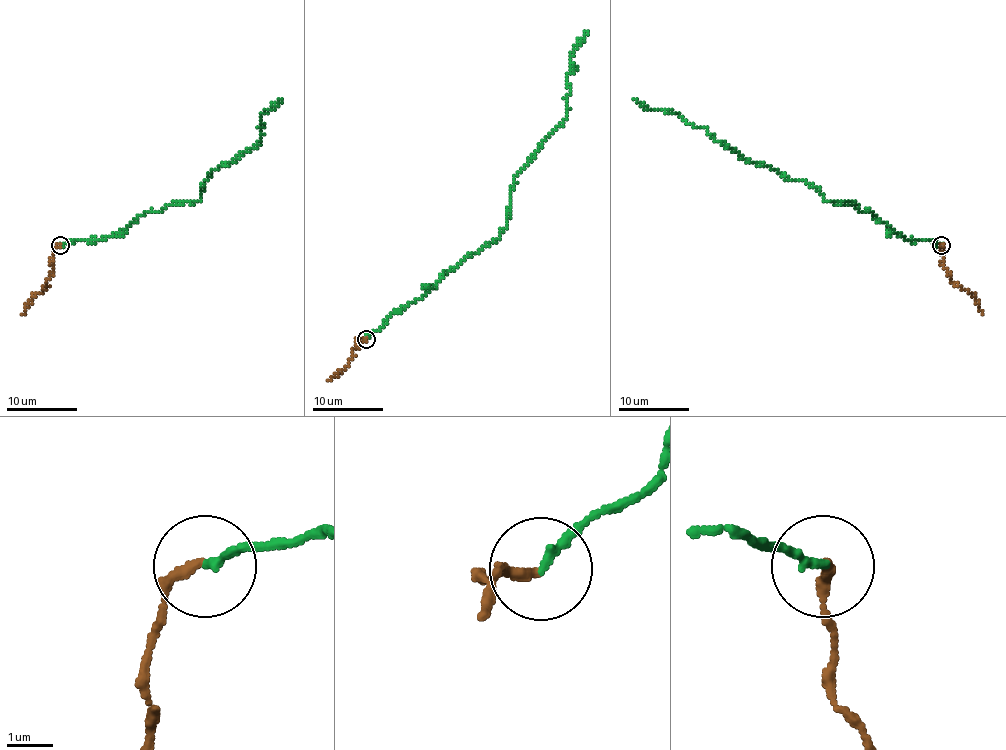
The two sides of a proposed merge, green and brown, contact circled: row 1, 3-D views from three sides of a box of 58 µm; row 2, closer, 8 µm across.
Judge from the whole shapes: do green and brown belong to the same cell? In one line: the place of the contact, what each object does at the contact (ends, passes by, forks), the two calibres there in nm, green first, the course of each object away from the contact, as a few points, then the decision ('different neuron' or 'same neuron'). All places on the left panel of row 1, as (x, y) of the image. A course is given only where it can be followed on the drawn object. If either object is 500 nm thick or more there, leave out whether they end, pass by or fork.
(60, 245) | green ends | brown ends | 180/240 nm | green via (61, 244), (114, 237), (149, 211), (202, 200), (209, 172), (262, 140), (260, 118), (281, 98) | brown via (61, 244), (54, 250), (50, 278), (31, 299), (22, 315) | same neuron

